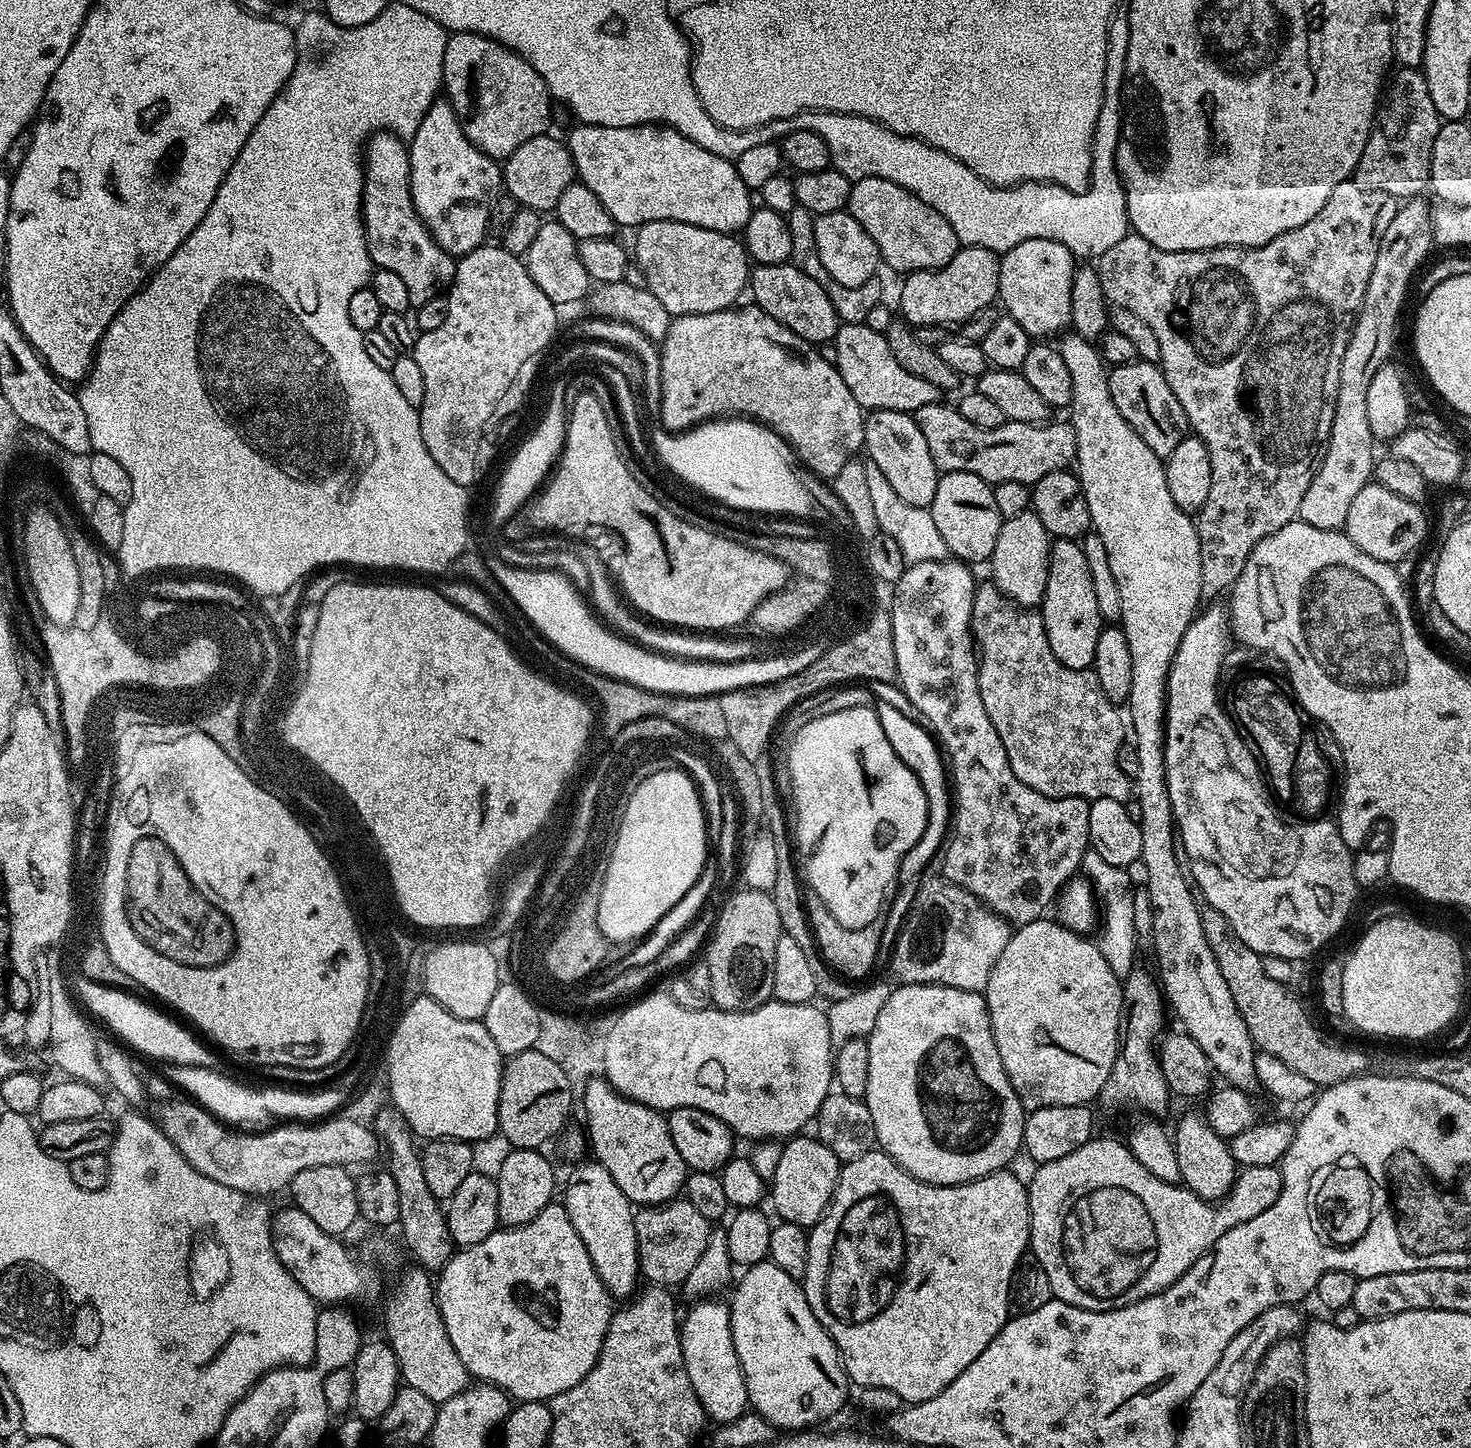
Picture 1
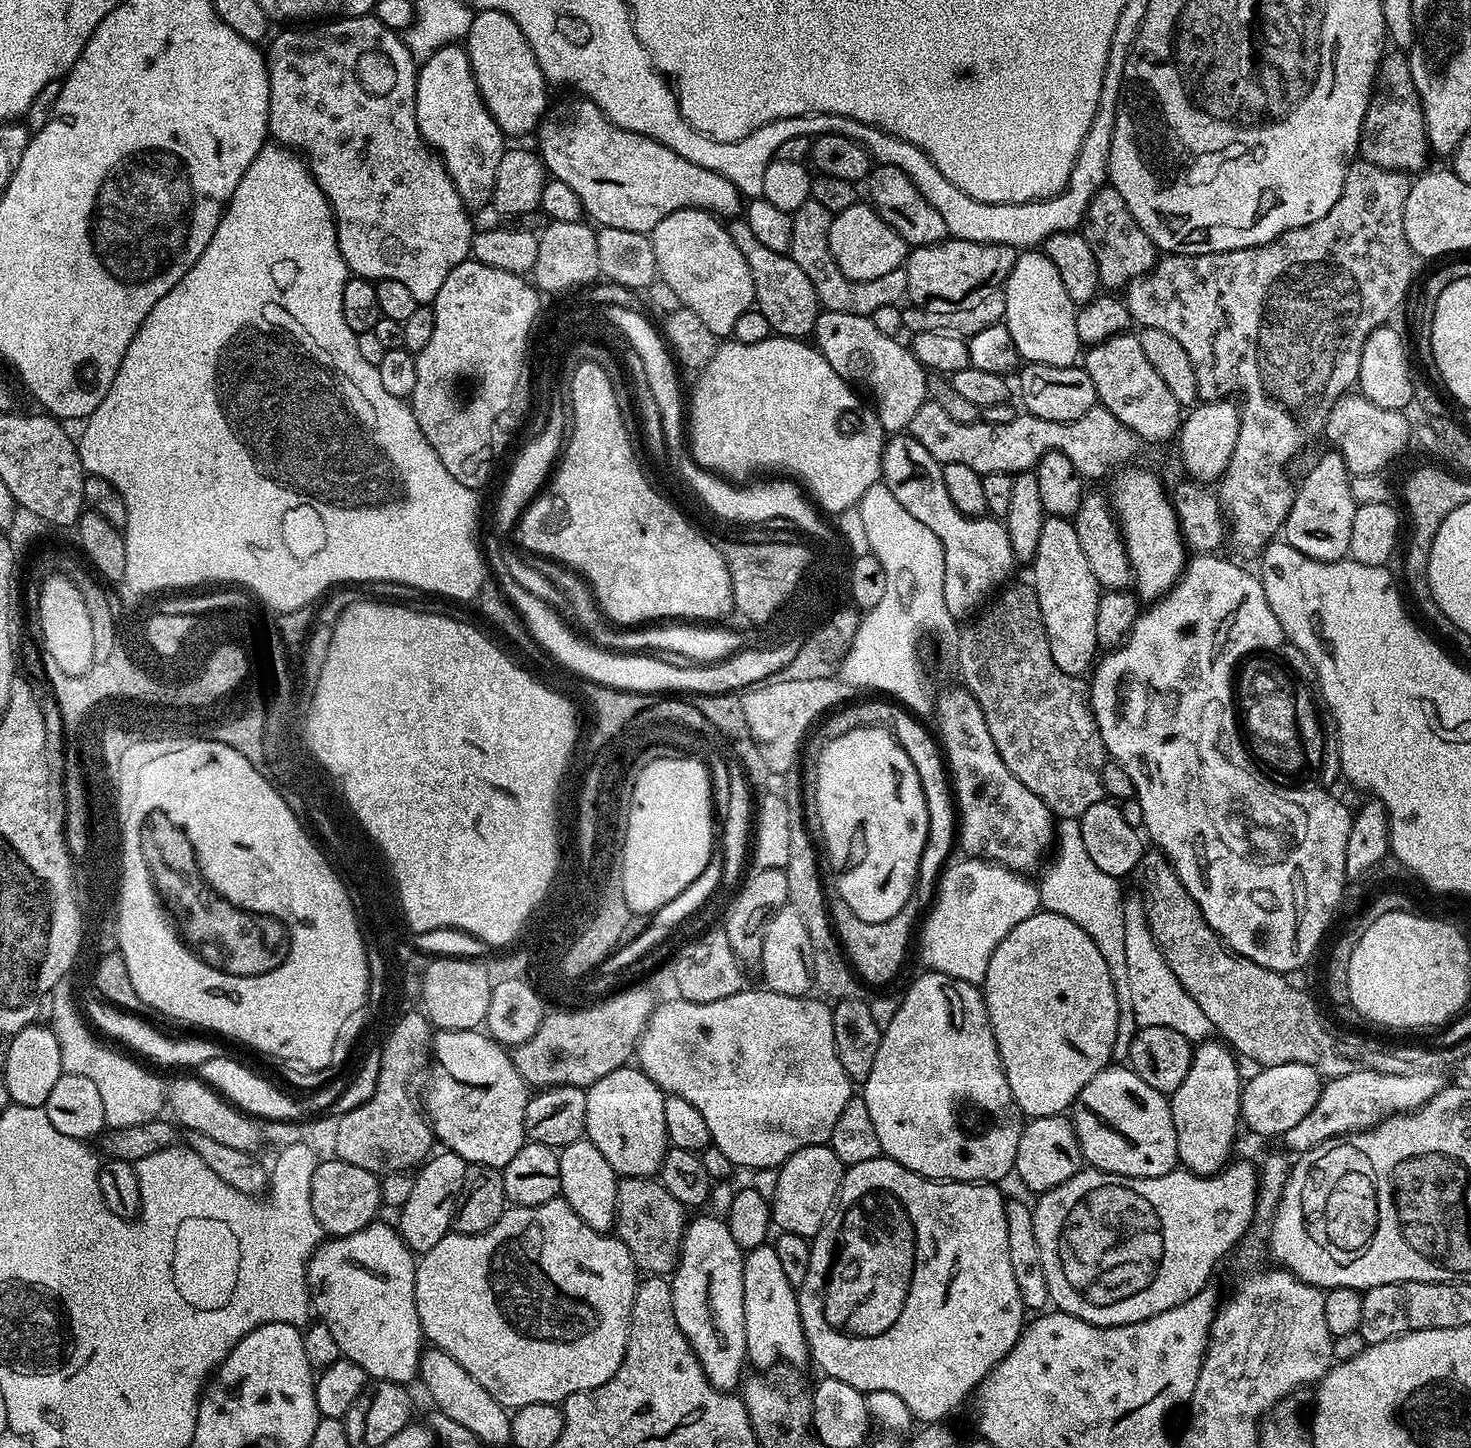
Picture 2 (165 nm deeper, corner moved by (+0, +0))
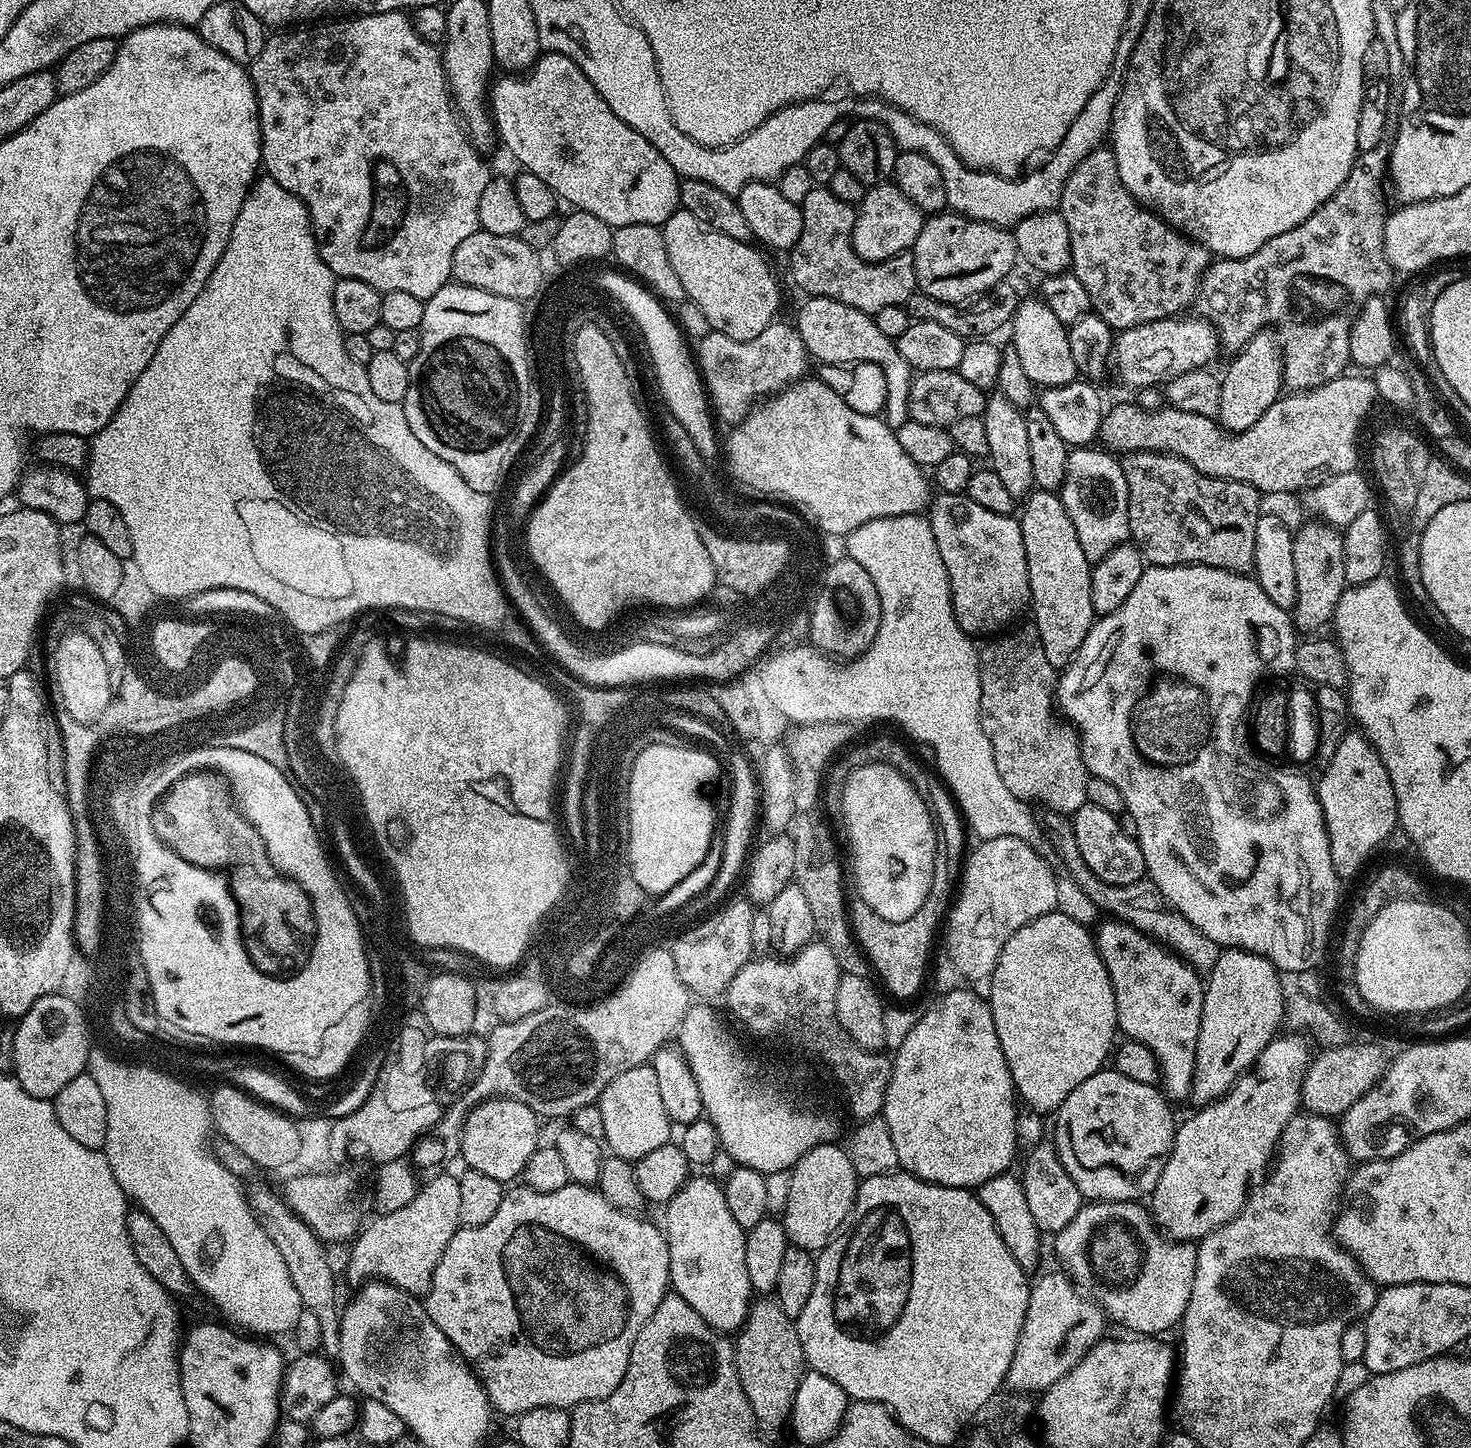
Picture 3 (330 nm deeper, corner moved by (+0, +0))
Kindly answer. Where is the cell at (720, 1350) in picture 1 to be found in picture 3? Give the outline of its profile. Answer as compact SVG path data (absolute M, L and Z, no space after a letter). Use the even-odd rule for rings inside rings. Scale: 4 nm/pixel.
M708 1174L693 1175L674 1194L674 1198L666 1205L662 1231L668 1241L668 1278L671 1291L677 1292L716 1332L725 1334L739 1333L748 1316L750 1301L754 1293L750 1274L746 1274L746 1229L734 1222L734 1214L730 1214L730 1206L726 1206L723 1187Z

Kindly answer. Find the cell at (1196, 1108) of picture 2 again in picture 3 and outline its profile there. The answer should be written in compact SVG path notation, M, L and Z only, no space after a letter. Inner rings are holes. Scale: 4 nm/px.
M1225 948L1221 951L1220 956L1214 962L1214 966L1207 973L1204 985L1204 1005L1202 1006L1202 1022L1198 1026L1198 1050L1196 1051L1196 1065L1194 1066L1194 1082L1192 1083L1192 1094L1190 1097L1191 1103L1194 1102L1196 1106L1203 1106L1212 1104L1224 1097L1232 1089L1233 1084L1252 1067L1253 1062L1258 1058L1258 1054L1262 1054L1264 1047L1276 1039L1278 1033L1281 1031L1280 1023L1283 1025L1286 1020L1286 995L1284 996L1284 984L1280 979L1282 979L1281 973L1265 956L1259 956L1253 952L1244 952L1241 948Z

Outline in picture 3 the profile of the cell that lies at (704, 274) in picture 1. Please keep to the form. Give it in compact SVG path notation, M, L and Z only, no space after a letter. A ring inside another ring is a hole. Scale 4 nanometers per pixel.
M677 210L675 214L662 225L666 254L670 254L670 266L674 266L674 274L678 274L678 282L682 282L685 297L703 310L709 325L715 331L726 334L735 340L758 338L768 324L777 319L776 311L780 308L780 284L755 243L747 240L735 240L726 234L716 232L703 224L693 212Z

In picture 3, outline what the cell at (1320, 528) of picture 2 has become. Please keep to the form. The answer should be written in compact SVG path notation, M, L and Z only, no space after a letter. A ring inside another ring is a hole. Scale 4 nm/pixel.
M1312 522L1295 529L1292 538L1296 603L1294 624L1301 633L1312 634L1315 628L1327 625L1336 612L1346 587L1344 538L1335 527L1325 522Z

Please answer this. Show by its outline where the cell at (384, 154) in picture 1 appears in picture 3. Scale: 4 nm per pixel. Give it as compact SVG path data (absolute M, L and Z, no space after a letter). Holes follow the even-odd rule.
M404 10L332 18L327 22L312 22L307 26L277 32L280 32L277 36L269 35L265 39L258 58L254 58L250 65L252 85L256 91L256 113L260 116L260 163L263 171L268 171L265 172L267 179L278 182L282 190L290 190L290 194L304 203L312 223L318 254L337 278L358 278L382 294L402 290L405 294L414 294L414 298L419 300L430 299L452 280L454 250L458 250L460 243L470 238L470 234L480 231L478 198L482 198L486 186L494 179L494 172L480 157L483 155L468 137L468 129L457 113L452 94L448 91L444 61L437 45L424 41L418 35L413 17Z

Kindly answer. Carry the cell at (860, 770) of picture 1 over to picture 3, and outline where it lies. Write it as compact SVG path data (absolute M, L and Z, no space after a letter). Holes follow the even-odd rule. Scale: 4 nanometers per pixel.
M867 764L850 774L844 796L843 827L848 827L852 847L850 876L856 879L860 900L885 925L914 918L930 894L934 870L938 867L938 829L929 801L919 796L915 786L889 764Z

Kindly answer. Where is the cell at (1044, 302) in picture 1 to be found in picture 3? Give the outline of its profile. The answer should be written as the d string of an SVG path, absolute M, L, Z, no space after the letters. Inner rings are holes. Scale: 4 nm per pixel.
M1039 298L1021 299L1020 305L1016 307L1016 313L1012 315L1011 328L1010 347L1018 354L1022 366L1033 384L1041 389L1046 389L1050 386L1069 384L1071 380L1077 379L1074 354L1070 354L1068 328L1062 322L1058 322L1058 318L1050 310L1050 306L1046 306L1044 300Z

